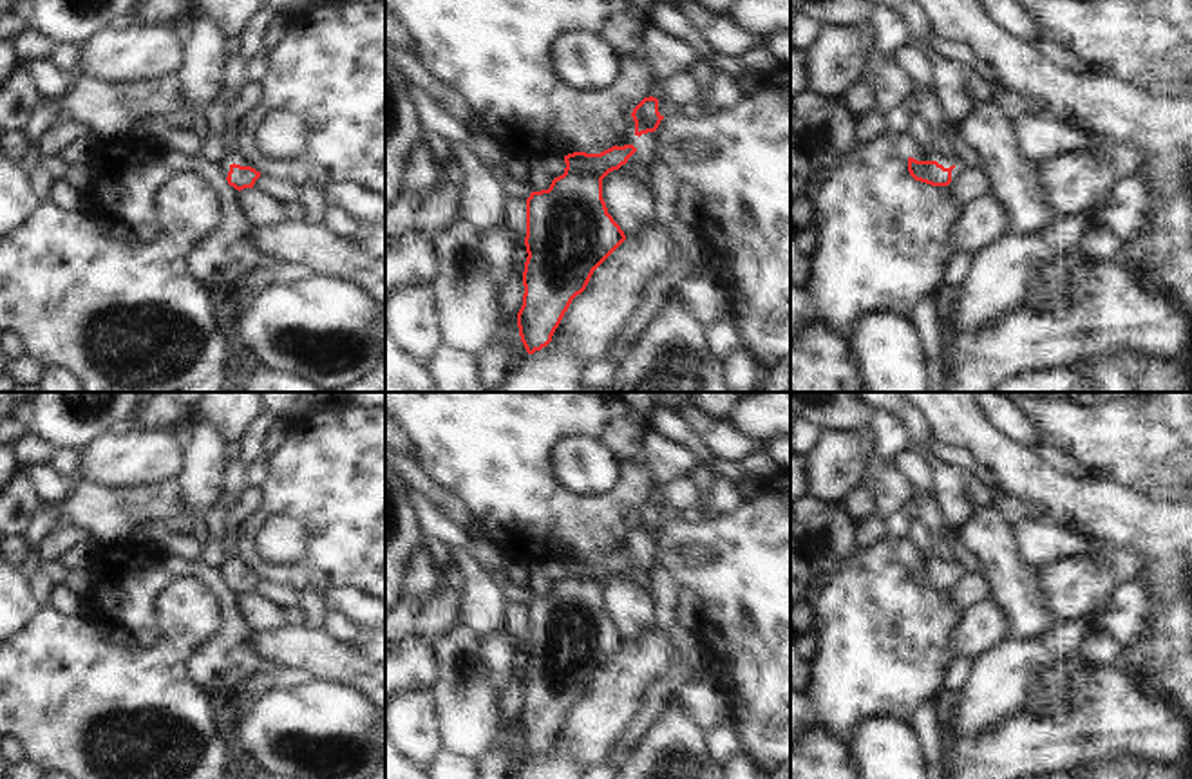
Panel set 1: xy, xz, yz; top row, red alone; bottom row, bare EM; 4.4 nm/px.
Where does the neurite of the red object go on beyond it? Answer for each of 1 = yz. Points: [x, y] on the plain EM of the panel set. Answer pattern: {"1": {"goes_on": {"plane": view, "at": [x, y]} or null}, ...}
{"1": {"goes_on": null}}

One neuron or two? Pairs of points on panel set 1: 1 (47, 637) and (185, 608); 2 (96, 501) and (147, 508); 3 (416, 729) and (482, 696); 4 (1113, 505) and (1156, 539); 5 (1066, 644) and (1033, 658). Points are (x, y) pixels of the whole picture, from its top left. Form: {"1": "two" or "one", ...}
{"1": "one", "2": "one", "3": "two", "4": "one", "5": "one"}

